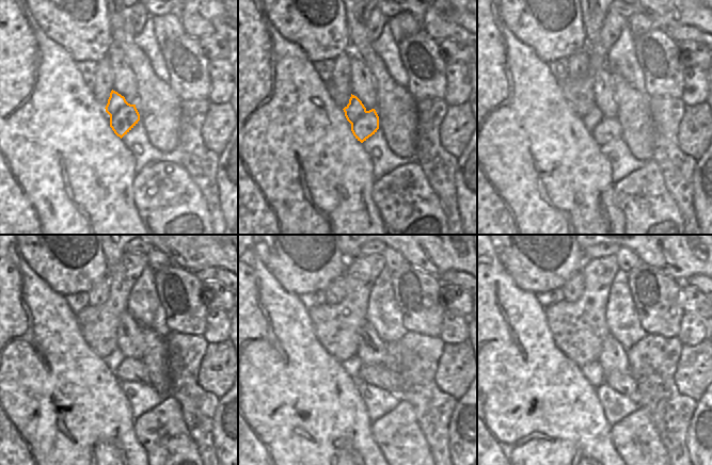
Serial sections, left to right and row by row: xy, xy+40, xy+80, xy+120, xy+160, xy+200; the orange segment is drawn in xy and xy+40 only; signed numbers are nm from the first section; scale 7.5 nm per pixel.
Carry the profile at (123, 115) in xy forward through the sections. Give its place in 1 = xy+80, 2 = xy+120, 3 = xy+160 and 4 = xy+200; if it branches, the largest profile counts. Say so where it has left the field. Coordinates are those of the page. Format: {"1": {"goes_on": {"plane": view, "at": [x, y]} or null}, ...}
{"1": {"goes_on": {"plane": "xy+80", "at": [603, 129]}}, "2": {"goes_on": {"plane": "xy+120", "at": [126, 369]}}, "3": {"goes_on": {"plane": "xy+160", "at": [378, 375]}}, "4": {"goes_on": {"plane": "xy+200", "at": [623, 383]}}}

